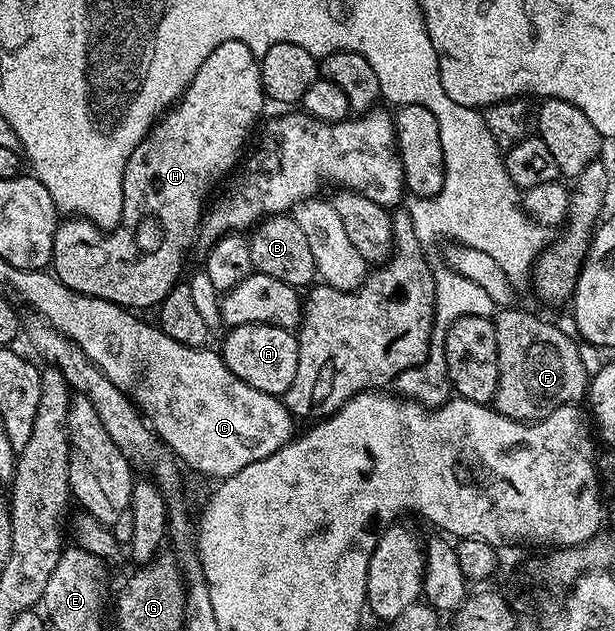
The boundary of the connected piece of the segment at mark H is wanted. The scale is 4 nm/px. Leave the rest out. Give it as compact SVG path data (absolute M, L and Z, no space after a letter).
M238 41L219 43L219 47L215 47L215 51L211 51L211 55L207 55L203 67L199 67L199 71L195 71L195 79L191 79L191 83L185 88L184 95L177 100L172 108L161 114L159 120L149 130L149 134L139 142L135 147L135 151L131 151L131 159L127 159L127 167L123 171L123 211L121 212L120 223L108 231L99 231L97 226L92 225L84 217L73 215L58 224L55 231L55 239L53 240L53 259L51 262L53 276L59 278L71 291L82 293L88 297L107 299L111 303L121 305L124 309L130 311L142 311L141 309L149 308L152 310L154 307L160 306L161 300L182 280L181 268L185 265L185 256L188 255L193 241L195 245L198 240L201 228L201 214L206 208L211 194L214 192L213 184L221 176L224 178L226 175L232 174L235 166L242 160L243 152L241 153L241 148L244 147L245 140L249 137L249 132L253 128L255 128L254 130L258 128L259 122L262 120L263 105L266 105L266 103L267 98L263 94L262 81L260 79L259 57L249 50L247 43L239 43Z

